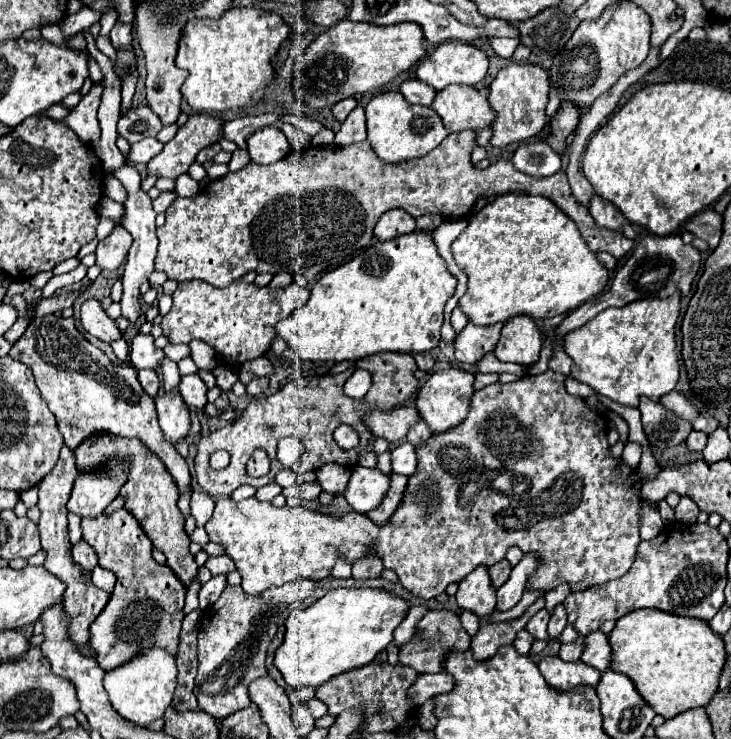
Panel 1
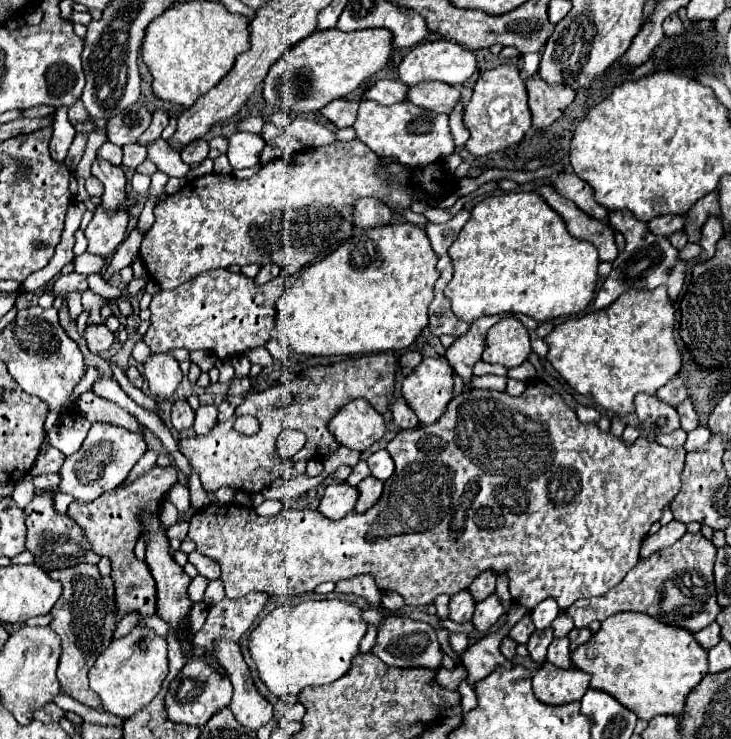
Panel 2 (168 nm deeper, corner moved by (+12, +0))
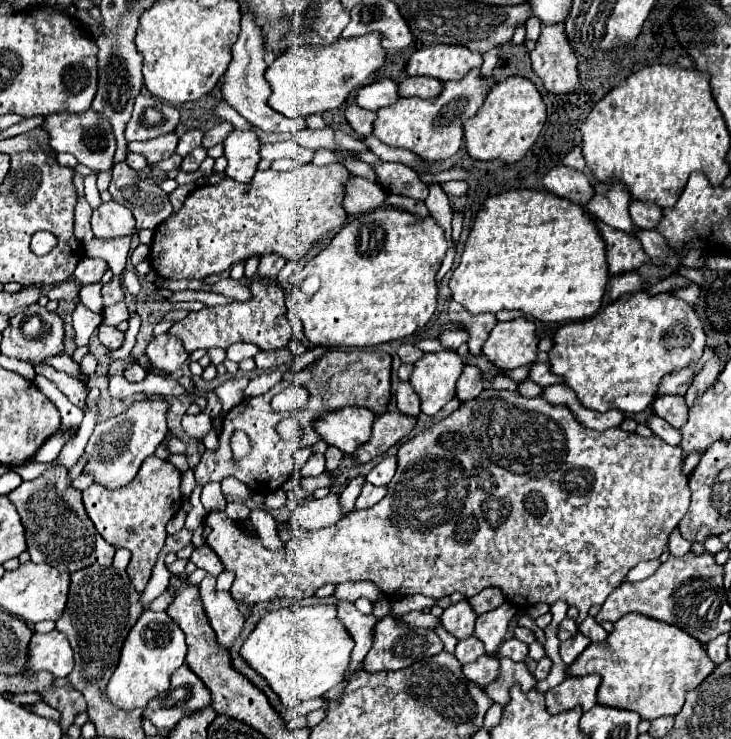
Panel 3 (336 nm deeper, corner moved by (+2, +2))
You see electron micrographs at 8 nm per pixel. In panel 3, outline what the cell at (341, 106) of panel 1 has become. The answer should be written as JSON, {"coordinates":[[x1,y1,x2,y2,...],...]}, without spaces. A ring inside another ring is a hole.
{"coordinates":[[350,102,344,110,346,120,350,122,350,126,360,134,360,136,368,136,372,134,372,122,376,118,376,112,370,110,362,110,358,106,354,106,354,102]]}

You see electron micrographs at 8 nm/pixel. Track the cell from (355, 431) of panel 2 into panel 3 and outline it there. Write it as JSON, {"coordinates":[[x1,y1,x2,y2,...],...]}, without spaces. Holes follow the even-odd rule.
{"coordinates":[[346,406,314,422,314,428,328,446,340,448,344,454,354,454,354,450,368,442,372,434,376,414,364,406]]}

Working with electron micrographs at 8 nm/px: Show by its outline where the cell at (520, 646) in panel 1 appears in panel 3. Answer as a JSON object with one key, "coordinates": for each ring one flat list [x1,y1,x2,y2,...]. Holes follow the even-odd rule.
{"coordinates":[[510,638,510,640,506,640,502,644,502,648,498,650,498,656,500,658,506,656,506,658,510,658,514,662,522,662,528,656,528,646,524,642,518,642,516,638]]}

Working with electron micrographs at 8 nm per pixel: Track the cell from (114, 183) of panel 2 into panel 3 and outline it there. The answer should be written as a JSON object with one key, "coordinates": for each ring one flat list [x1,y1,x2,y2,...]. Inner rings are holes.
{"coordinates":[[86,110,82,114,50,114,46,116,46,122,42,126,50,134,50,146,56,152,70,152,76,156,76,160,84,166,88,166,94,172,110,172,114,168,114,152,116,152,116,140,114,132,108,120,104,120,100,114]]}

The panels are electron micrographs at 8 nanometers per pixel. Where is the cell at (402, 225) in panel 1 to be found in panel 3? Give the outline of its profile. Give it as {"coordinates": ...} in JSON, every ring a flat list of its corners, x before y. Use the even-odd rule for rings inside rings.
{"coordinates":[[352,176,346,184,344,210,352,216,374,212,386,204,386,190,380,184,364,180,360,176]]}

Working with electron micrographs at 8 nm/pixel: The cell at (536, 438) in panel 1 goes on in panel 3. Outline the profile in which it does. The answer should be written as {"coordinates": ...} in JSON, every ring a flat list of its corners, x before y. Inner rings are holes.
{"coordinates":[[482,390,478,398,460,404,456,412,452,412,448,418,436,422,432,428,420,432,418,436,404,442,398,450,398,470,388,484,388,494,384,500,374,504,368,510,352,510,348,512,340,522,336,522,330,528,322,530,298,530,290,526,290,520,284,520,278,524,278,530,288,530,292,534,292,540,284,544,284,550,268,550,264,548,260,536,248,536,236,520,230,520,226,512,212,510,208,512,204,524,210,528,210,534,206,538,208,546,218,554,224,568,234,572,236,580,230,588,230,594,234,600,244,600,250,604,266,602,278,596,288,598,310,598,314,592,324,584,340,584,340,582,356,582,356,580,372,580,382,592,388,596,408,596,408,594,424,594,432,598,444,598,452,592,462,592,466,598,478,594,480,590,488,586,498,586,506,600,516,604,518,608,528,608,534,604,554,604,558,600,564,600,568,606,576,606,579,615,575,620,579,626,589,615,590,606,600,606,626,578,630,568,634,568,642,560,652,560,662,554,662,548,668,542,668,536,674,526,682,520,682,516,688,510,690,504,690,486,688,476,684,474,684,452,680,446,670,446,662,442,660,438,642,438,634,432,624,432,622,428,610,428,604,432,590,430,582,426,568,406,554,406,546,400,538,398,524,398,518,392,510,390]]}

